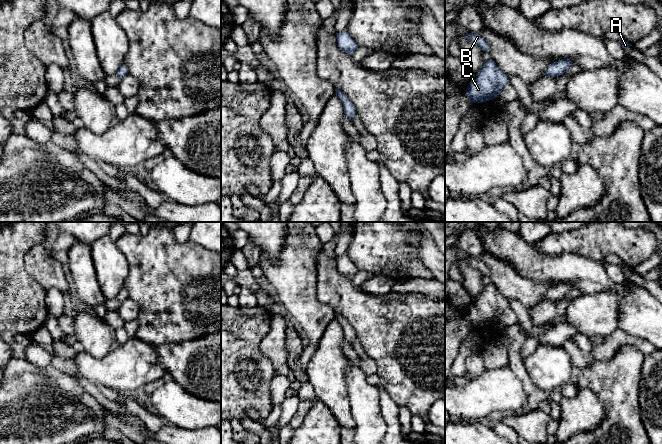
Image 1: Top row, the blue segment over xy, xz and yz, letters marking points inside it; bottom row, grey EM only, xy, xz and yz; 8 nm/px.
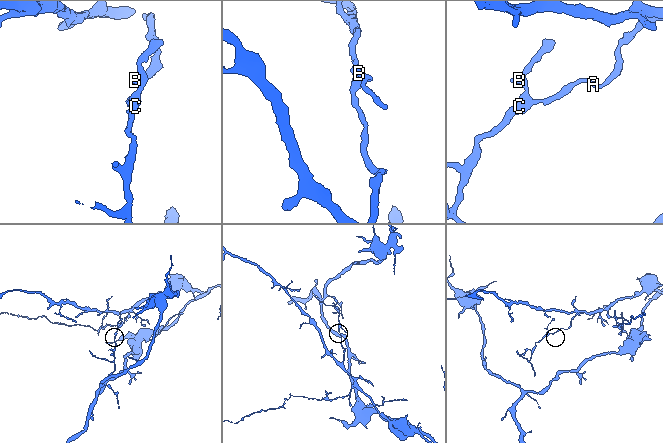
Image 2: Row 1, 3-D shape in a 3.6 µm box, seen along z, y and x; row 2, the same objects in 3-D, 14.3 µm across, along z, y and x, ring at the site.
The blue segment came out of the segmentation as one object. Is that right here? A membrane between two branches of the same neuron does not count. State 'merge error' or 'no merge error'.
no merge error

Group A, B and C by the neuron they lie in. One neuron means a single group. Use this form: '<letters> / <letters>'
A B C

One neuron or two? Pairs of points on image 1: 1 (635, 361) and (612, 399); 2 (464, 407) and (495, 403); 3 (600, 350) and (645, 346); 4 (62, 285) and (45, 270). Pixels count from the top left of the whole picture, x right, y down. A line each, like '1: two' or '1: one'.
1: one
2: one
3: one
4: one

